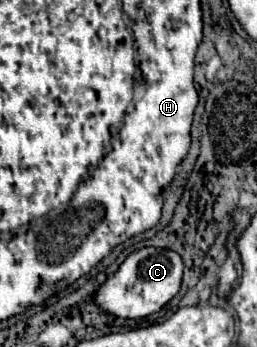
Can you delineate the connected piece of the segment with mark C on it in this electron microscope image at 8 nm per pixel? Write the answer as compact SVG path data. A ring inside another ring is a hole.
M141 248L125 258L119 270L107 278L107 282L99 288L95 302L107 314L119 318L144 318L158 312L179 292L183 278L183 260L173 250L157 250L157 248Z

